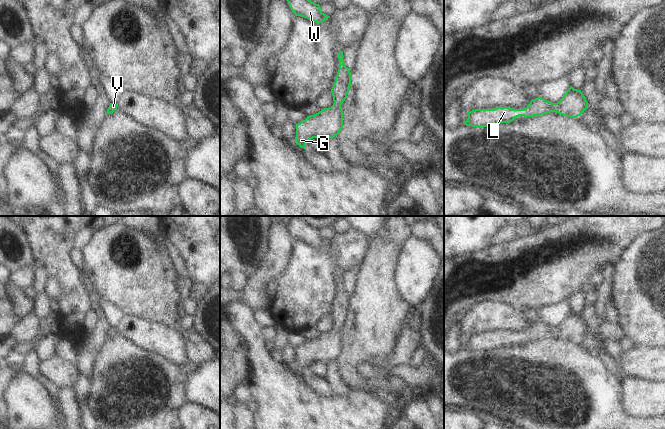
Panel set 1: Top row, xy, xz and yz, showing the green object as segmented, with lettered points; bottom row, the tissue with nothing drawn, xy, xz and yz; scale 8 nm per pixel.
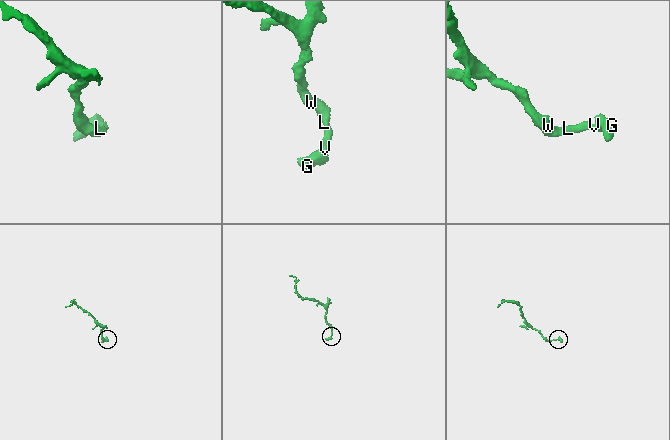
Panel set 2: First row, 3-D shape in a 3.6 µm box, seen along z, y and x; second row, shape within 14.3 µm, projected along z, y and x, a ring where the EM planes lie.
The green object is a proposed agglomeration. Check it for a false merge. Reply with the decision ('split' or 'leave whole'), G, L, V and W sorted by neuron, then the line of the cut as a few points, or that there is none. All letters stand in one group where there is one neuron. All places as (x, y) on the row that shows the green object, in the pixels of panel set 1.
leave whole | G L V W | no cut

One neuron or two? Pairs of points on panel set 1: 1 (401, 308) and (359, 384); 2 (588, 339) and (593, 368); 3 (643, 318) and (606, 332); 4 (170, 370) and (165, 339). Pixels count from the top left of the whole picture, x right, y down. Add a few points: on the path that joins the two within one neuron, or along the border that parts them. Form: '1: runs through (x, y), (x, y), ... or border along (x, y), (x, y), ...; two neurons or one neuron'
1: runs through (382, 327), (353, 356), (353, 365); one neuron
2: border along (573, 342), (595, 353); two neurons
3: border along (618, 323), (625, 334); two neurons
4: border along (147, 348), (180, 364), (188, 362); two neurons

